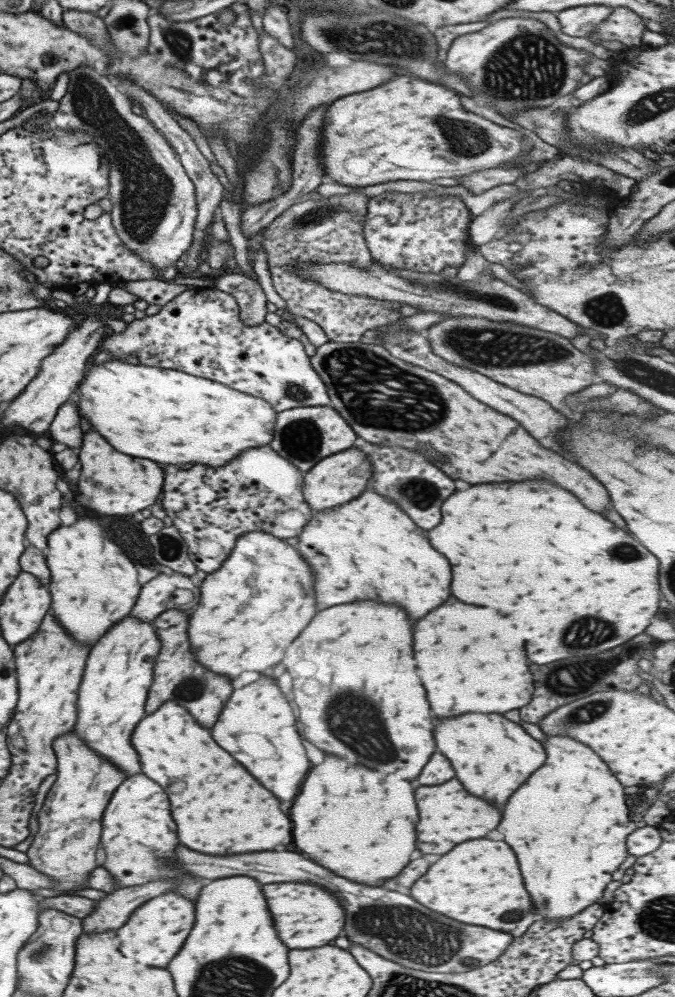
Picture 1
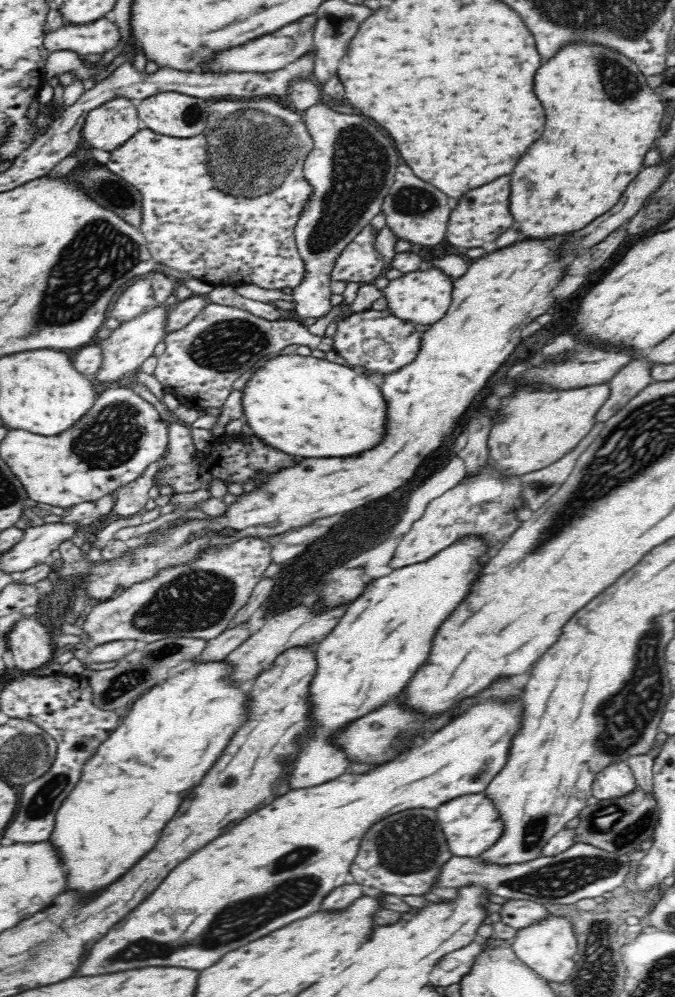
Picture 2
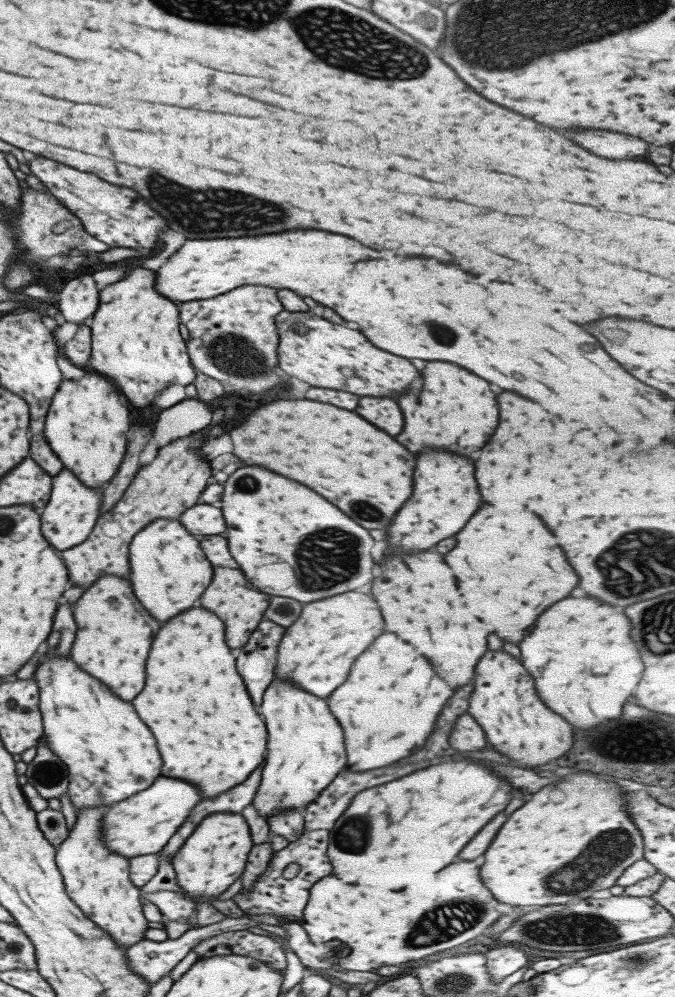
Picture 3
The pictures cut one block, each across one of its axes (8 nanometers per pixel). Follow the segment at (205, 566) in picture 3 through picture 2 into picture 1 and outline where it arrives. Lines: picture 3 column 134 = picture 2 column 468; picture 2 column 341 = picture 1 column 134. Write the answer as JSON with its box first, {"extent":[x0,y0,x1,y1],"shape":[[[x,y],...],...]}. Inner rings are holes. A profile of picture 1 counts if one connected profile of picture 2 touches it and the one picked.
{"extent":[72,616,161,778],"shape":[[[125,616],[91,646],[77,689],[77,719],[72,728],[75,736],[99,754],[99,758],[115,764],[125,778],[141,772],[130,736],[135,724],[143,718],[143,704],[159,647],[161,644],[152,622],[139,622]]]}

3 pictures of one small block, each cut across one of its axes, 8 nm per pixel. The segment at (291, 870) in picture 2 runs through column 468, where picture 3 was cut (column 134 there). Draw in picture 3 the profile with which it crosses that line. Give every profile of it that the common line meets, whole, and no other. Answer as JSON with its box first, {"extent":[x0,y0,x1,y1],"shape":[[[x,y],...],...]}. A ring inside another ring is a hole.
{"extent":[32,655,161,812],"shape":[[[69,655],[61,656],[61,658],[49,658],[47,662],[39,661],[35,671],[32,674],[32,679],[36,682],[38,688],[38,709],[42,720],[42,731],[44,740],[46,740],[46,745],[48,749],[55,755],[59,757],[59,760],[63,762],[63,769],[68,771],[68,785],[66,786],[67,796],[71,800],[75,812],[80,808],[85,807],[96,807],[99,805],[109,806],[113,803],[119,802],[120,800],[126,799],[128,796],[134,795],[135,793],[141,792],[143,788],[147,788],[155,776],[159,776],[159,768],[161,768],[161,760],[159,760],[159,752],[155,748],[155,740],[151,736],[151,732],[147,730],[147,726],[139,720],[139,716],[135,714],[135,710],[131,708],[131,702],[123,702],[119,700],[113,692],[109,692],[109,688],[105,684],[99,684],[99,680],[95,680],[93,676],[81,672],[77,668],[75,662],[71,662]]]}

